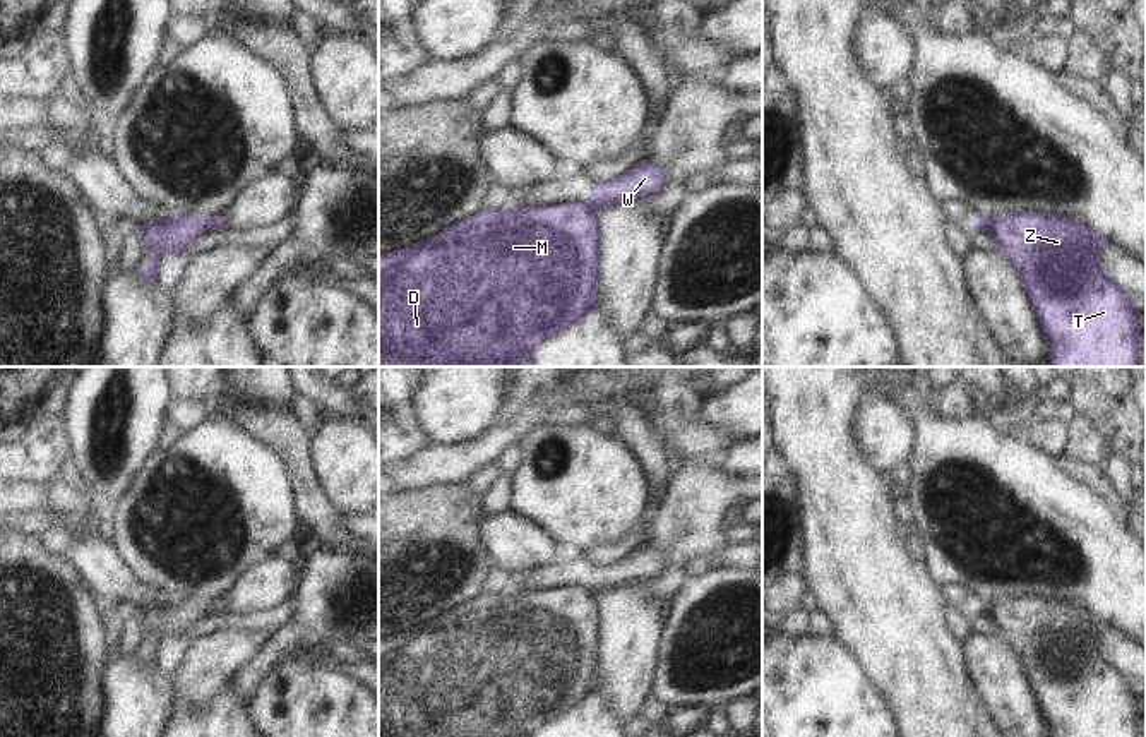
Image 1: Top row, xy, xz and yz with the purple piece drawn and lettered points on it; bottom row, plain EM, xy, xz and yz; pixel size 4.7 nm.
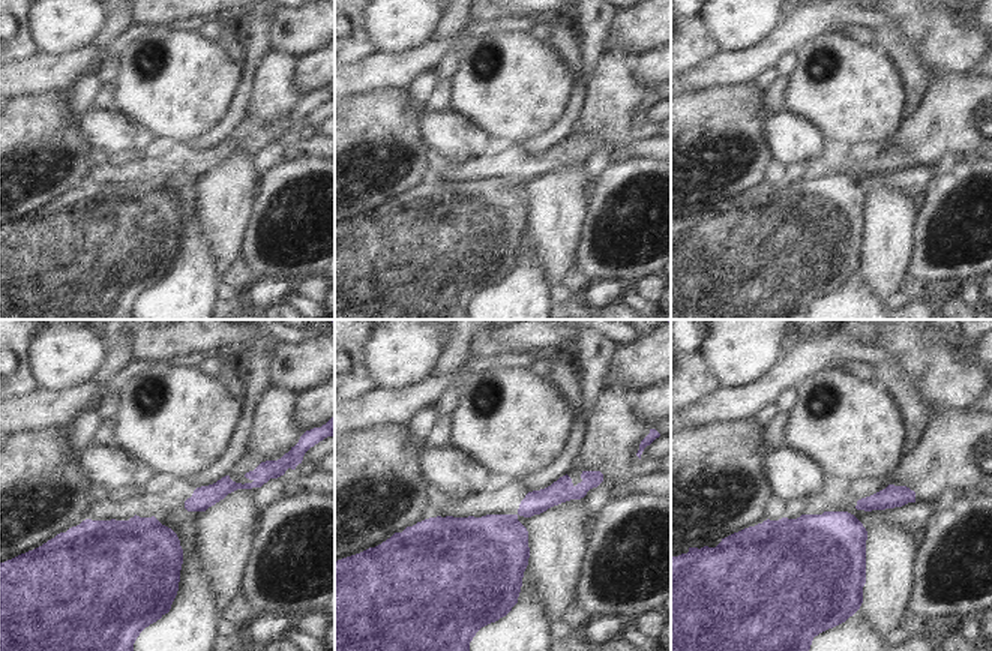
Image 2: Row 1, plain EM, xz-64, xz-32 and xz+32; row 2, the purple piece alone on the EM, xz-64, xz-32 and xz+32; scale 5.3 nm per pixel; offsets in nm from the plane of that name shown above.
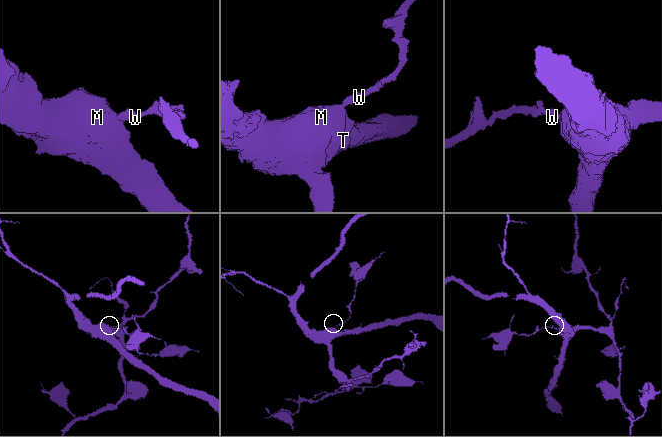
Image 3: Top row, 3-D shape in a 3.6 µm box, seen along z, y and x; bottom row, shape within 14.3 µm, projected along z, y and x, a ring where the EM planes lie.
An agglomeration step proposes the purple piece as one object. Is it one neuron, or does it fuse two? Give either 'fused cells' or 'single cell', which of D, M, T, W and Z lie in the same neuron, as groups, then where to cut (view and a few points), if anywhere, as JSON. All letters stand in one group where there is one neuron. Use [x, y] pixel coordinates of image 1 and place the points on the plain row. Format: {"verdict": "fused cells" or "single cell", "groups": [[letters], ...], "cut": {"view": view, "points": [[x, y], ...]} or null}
{"verdict": "fused cells", "groups": [["D", "M", "T", "Z"], ["W"]], "cut": {"view": "xz", "points": [[586, 588], [596, 597]]}}

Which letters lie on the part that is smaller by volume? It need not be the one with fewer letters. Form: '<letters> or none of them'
W

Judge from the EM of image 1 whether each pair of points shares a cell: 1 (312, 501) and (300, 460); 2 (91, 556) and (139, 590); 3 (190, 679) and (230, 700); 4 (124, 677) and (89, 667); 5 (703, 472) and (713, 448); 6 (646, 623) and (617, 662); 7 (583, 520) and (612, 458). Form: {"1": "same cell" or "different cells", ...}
{"1": "same cell", "2": "same cell", "3": "different cells", "4": "different cells", "5": "different cells", "6": "same cell", "7": "same cell"}

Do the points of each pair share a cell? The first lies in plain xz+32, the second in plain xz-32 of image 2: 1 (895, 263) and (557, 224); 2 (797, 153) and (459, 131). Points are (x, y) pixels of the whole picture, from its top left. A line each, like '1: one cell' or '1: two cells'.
1: one cell
2: one cell

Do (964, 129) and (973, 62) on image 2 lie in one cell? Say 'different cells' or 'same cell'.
different cells

